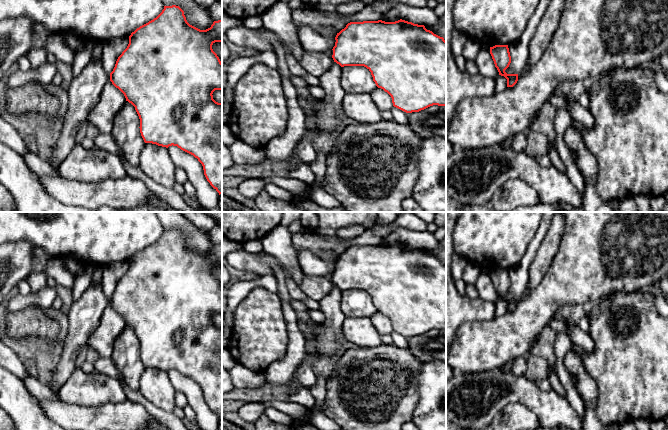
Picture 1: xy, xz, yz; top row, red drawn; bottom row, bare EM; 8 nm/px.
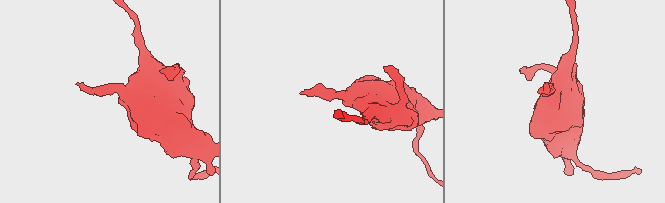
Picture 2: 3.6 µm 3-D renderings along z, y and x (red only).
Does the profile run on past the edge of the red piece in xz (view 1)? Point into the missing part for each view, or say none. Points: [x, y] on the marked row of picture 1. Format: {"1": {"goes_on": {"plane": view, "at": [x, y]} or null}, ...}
{"1": {"goes_on": null}}

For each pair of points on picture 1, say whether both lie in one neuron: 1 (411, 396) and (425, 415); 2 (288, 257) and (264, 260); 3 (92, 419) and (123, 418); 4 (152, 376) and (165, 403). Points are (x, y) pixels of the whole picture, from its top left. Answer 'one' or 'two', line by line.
1: two
2: two
3: one
4: one

